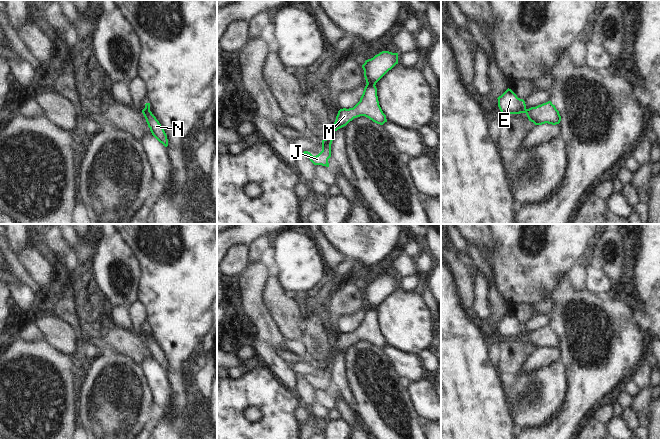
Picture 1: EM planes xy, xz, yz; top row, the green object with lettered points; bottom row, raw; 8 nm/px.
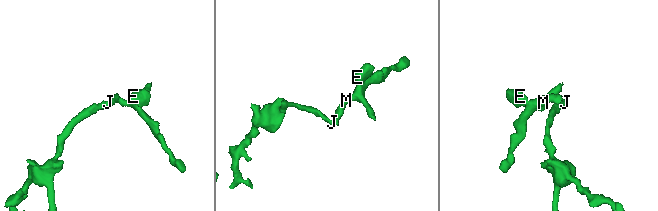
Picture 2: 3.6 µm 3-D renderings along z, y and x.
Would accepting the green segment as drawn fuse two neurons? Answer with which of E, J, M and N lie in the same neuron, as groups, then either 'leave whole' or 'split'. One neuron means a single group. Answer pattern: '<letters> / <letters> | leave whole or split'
E / J M N | split

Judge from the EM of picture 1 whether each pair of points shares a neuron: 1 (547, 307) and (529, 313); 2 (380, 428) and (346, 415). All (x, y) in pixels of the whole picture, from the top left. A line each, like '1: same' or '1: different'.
1: same
2: different

